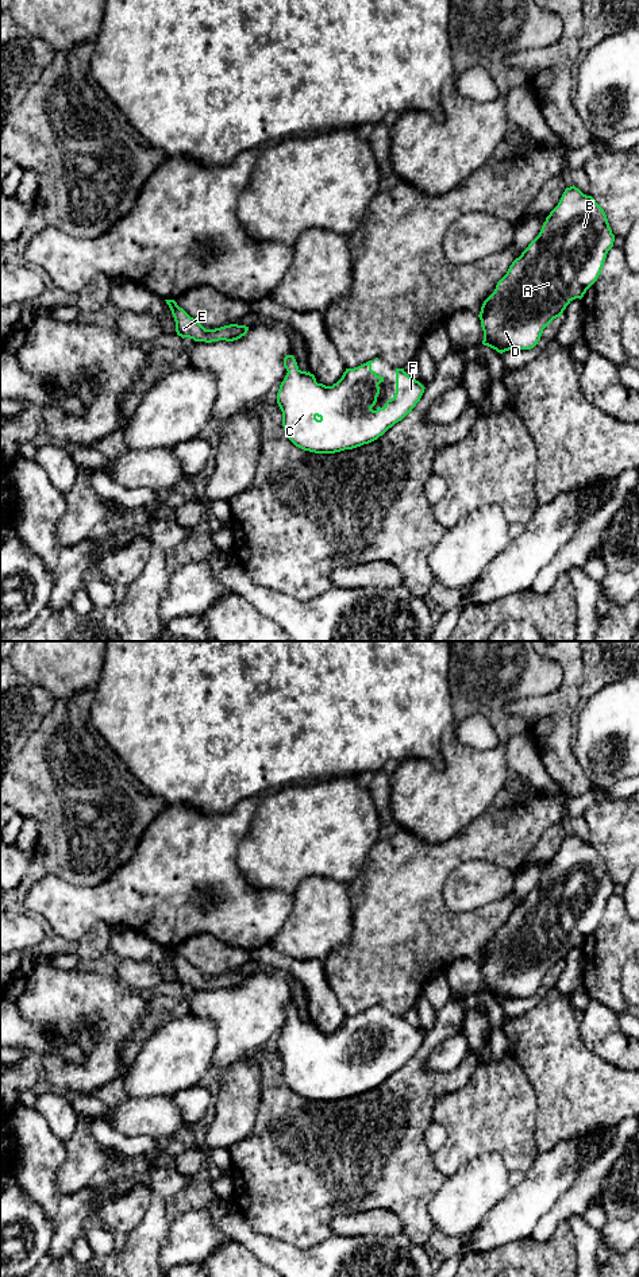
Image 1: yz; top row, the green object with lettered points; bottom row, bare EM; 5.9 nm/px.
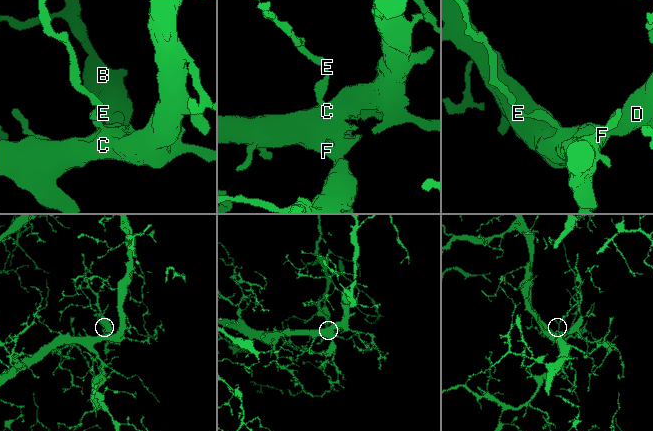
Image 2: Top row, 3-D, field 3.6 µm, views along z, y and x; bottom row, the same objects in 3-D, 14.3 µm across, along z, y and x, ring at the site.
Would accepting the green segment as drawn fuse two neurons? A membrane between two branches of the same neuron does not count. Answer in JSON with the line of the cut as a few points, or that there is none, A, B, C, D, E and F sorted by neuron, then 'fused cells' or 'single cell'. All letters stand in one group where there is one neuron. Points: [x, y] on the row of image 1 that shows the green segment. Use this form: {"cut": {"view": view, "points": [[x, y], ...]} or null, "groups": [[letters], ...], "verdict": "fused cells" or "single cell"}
{"cut": null, "groups": [["A", "B", "C", "D", "E", "F"]], "verdict": "single cell"}

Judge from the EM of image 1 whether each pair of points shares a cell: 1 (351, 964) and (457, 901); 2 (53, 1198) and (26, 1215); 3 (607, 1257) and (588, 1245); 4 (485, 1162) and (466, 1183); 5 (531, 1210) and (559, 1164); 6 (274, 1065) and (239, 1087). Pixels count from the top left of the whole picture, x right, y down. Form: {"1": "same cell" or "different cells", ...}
{"1": "different cells", "2": "different cells", "3": "different cells", "4": "same cell", "5": "same cell", "6": "different cells"}

